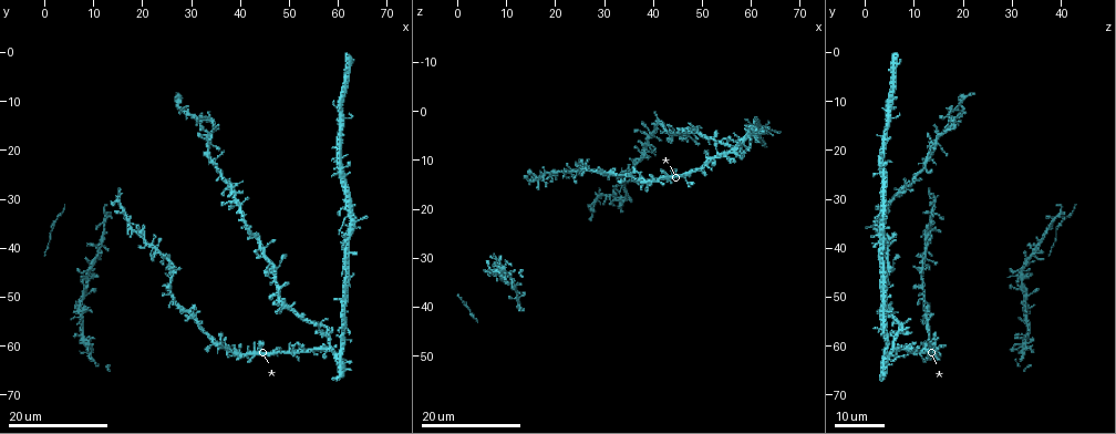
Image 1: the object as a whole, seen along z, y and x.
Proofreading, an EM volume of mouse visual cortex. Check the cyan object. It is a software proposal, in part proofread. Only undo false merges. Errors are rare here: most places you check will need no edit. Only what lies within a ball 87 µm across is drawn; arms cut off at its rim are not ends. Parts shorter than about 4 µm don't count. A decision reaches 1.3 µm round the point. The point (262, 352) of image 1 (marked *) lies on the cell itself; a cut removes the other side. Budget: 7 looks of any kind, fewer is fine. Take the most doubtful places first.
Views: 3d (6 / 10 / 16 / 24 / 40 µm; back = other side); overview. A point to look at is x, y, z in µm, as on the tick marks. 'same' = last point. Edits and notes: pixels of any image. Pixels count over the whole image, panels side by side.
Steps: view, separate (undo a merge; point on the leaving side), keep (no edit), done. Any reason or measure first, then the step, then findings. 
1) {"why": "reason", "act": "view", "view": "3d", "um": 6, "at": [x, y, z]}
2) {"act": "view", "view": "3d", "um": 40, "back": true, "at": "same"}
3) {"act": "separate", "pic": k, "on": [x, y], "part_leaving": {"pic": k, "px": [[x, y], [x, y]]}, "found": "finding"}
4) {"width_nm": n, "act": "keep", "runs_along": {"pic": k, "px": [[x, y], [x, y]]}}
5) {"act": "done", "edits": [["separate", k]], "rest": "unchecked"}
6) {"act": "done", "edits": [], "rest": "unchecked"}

{"act": "view", "view": "3d", "um": 16, "at": [10.5, 42.5, 33.5]}

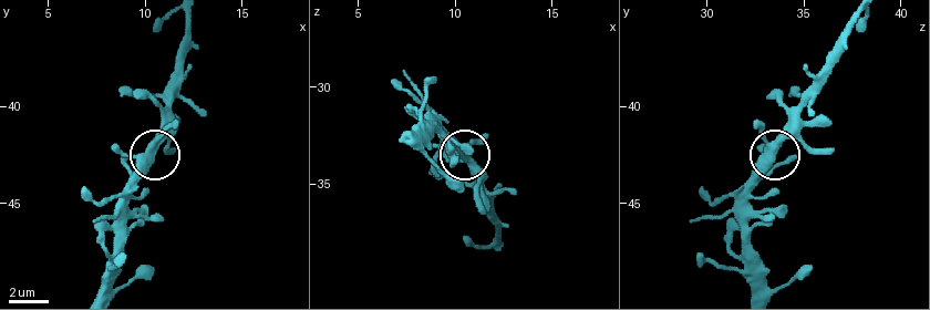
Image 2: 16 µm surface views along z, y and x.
{"why": "closer look", "act": "view", "view": "3d", "um": 10, "at": [10.3, 42.3, 33.5]}

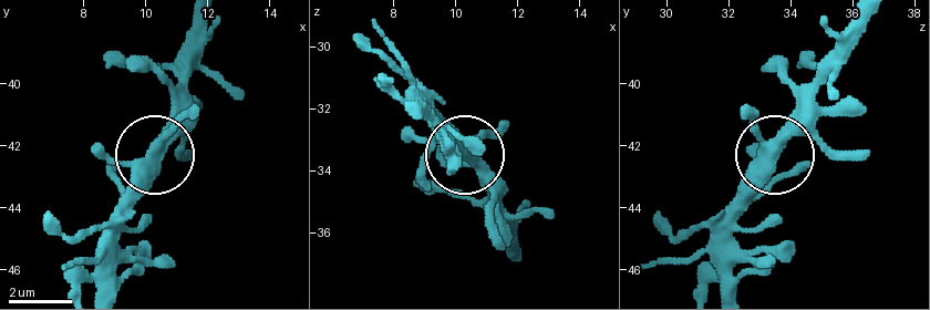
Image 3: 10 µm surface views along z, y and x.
{"side_arm_um": 14, "act": "keep", "found": "all the same cell"}

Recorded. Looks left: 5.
{"why": "four or more arms meet", "act": "view", "view": "3d", "um": 24, "at": [26.0, 50.0, 12.0]}

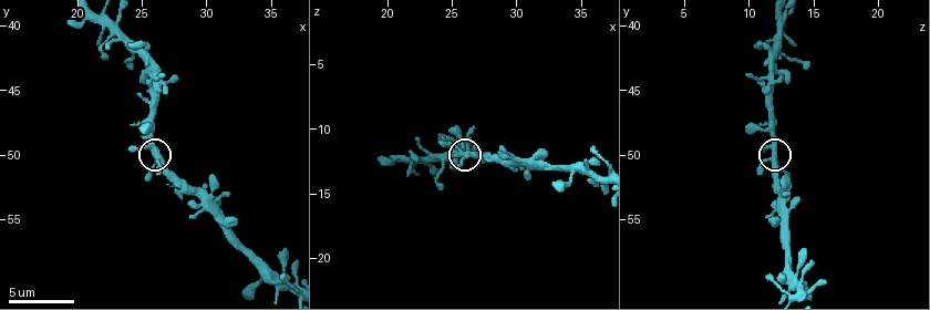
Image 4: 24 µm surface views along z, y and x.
{"act": "view", "view": "3d", "um": 10, "at": [26.2, 50.4, 12.0]}

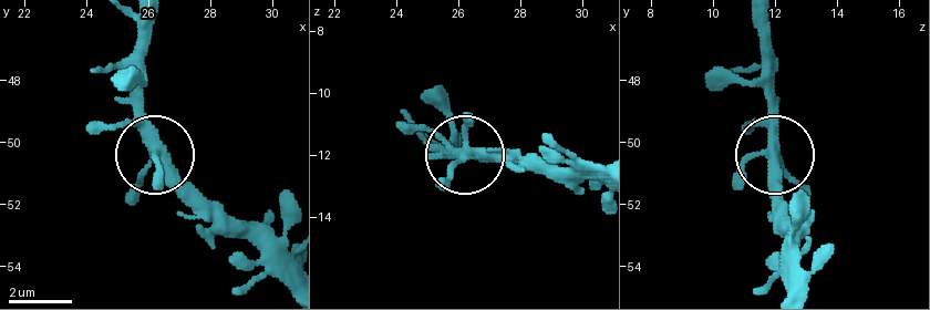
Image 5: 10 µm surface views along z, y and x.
{"width_nm": 330, "act": "keep", "found": "all the same cell"}

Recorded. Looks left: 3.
{"why": "looks like a crossing", "act": "view", "view": "3d", "um": 16, "at": [16.0, 32.5, 13.5]}

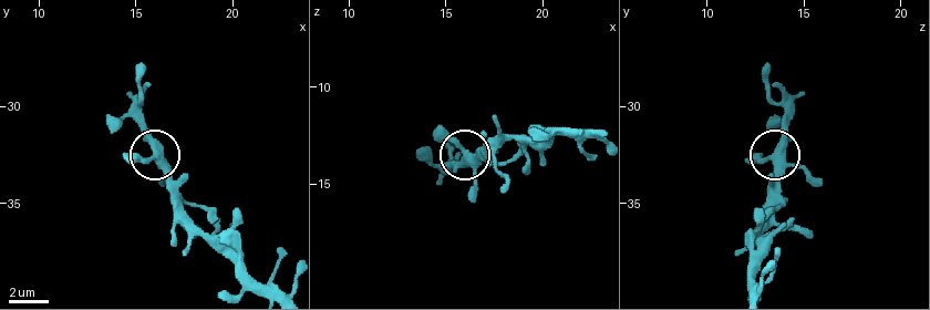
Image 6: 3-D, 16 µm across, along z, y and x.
{"why": "zoom in", "act": "view", "view": "3d", "um": 10, "at": [16.3, 32.9, 14.0]}

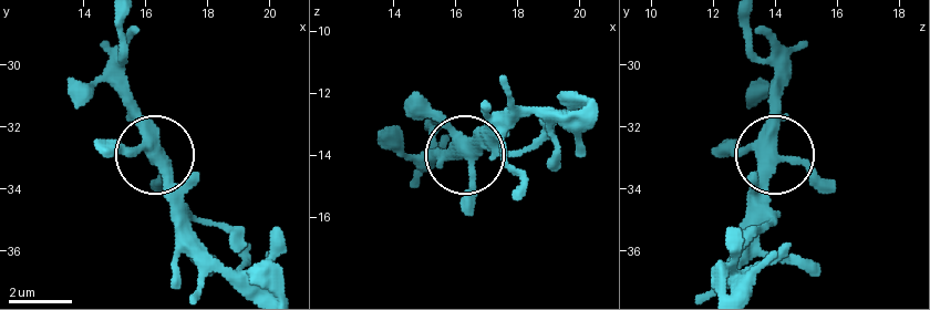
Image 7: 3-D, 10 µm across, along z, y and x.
{"act": "keep", "found": "all the same cell"}

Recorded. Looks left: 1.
{"act": "done", "edits": [], "rest": "unchecked"}

